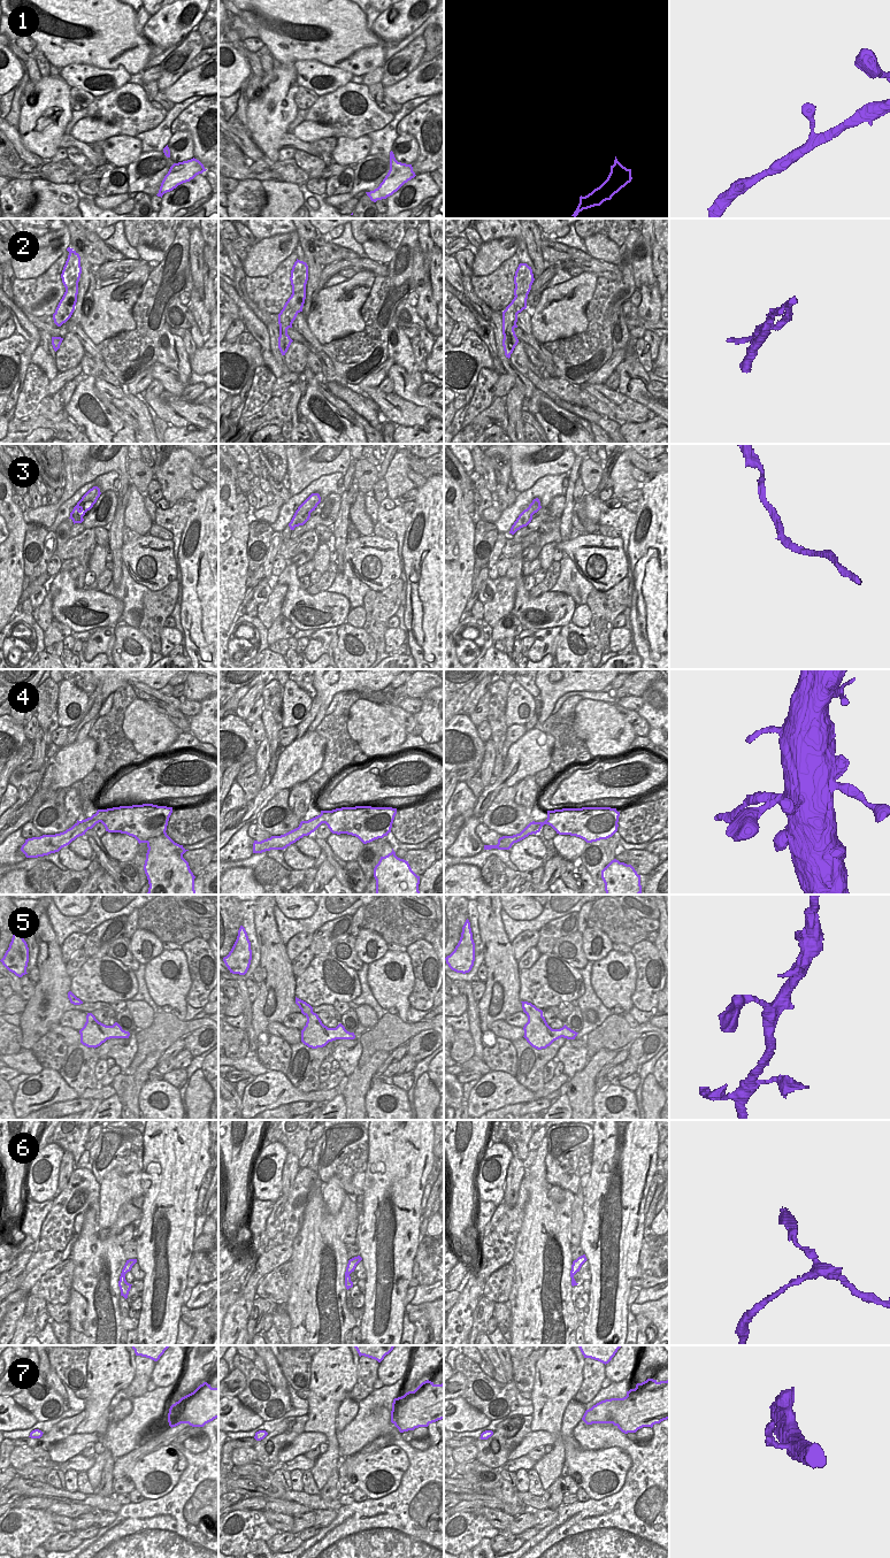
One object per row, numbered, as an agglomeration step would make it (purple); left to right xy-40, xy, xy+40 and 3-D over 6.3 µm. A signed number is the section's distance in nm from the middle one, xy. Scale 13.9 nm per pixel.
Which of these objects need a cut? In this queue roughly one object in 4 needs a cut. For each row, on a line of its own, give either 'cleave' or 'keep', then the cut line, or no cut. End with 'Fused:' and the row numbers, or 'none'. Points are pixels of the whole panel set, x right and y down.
1: keep; no cut
2: cleave; cut in xy along (305, 286), (292, 293)
3: keep; no cut
4: keep; no cut
5: keep; no cut
6: keep; no cut
7: keep; no cut
Fused: 2

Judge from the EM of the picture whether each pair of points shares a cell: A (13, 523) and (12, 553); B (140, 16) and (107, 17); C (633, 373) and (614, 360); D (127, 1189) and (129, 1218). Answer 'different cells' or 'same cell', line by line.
A: same cell
B: different cells
C: different cells
D: different cells

